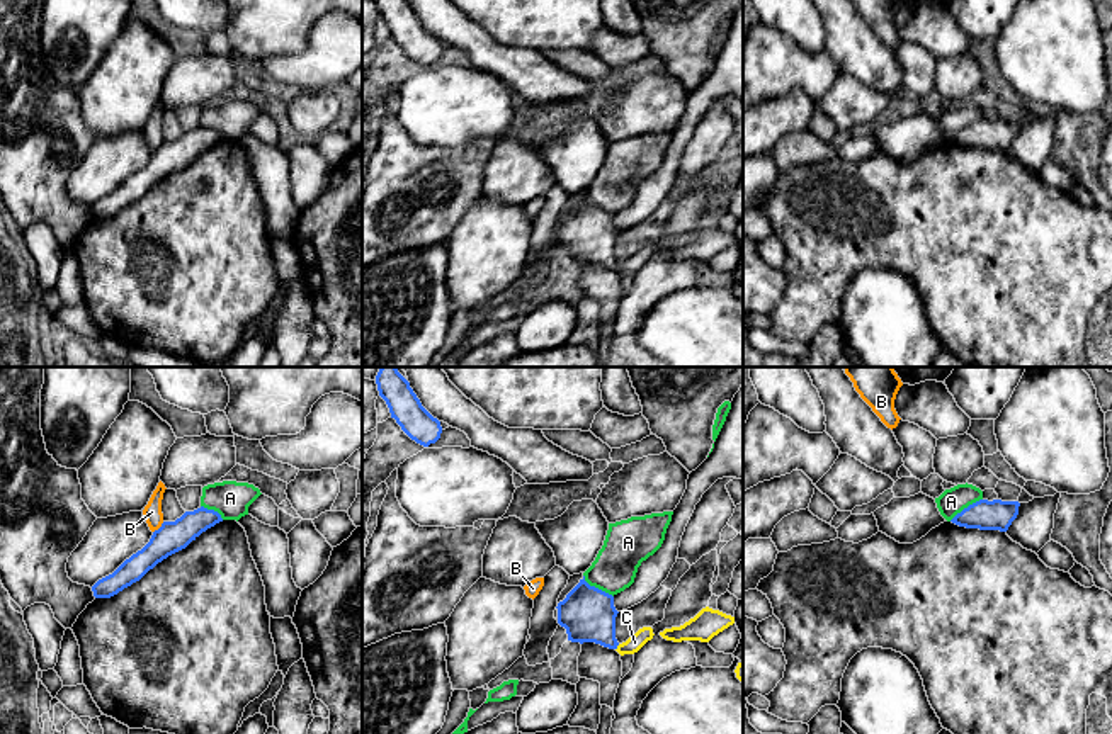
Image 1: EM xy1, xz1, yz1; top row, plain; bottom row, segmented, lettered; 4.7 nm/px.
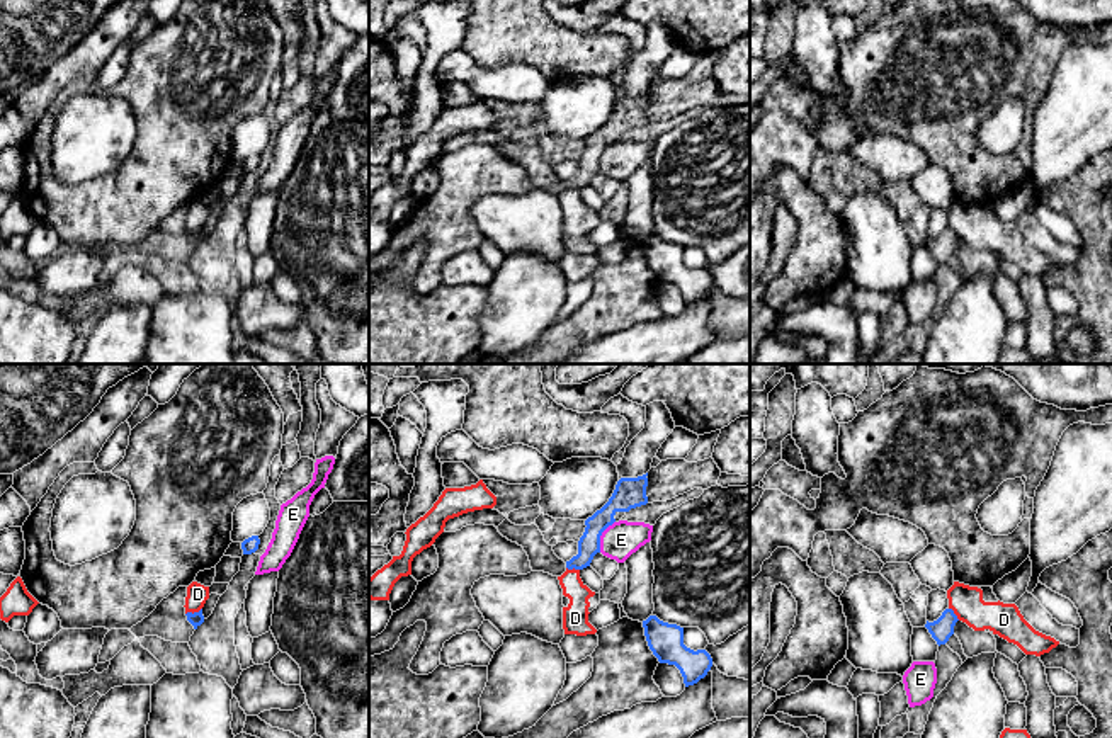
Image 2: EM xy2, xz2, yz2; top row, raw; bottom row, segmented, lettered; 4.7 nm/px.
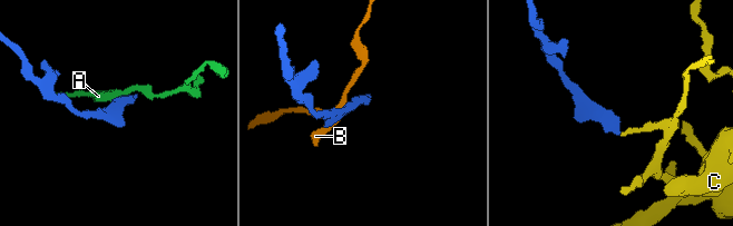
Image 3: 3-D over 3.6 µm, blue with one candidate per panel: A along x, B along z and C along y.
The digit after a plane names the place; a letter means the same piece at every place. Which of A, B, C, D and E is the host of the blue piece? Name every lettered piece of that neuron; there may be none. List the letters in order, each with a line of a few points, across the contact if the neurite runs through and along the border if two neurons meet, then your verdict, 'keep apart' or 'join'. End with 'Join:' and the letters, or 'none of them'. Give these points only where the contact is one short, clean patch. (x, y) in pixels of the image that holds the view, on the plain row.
A: line xz1 (584, 194), (590, 204), (612, 216); keep apart
B: line xy1 (164, 141), (153, 152); keep apart
C: line xz1 (589, 235), (616, 267), (628, 267), (635, 262); join
D: line xy2 (201, 227), (186, 233); keep apart
E: line xz2 (614, 140), (602, 152), (599, 170); keep apart
Join: C

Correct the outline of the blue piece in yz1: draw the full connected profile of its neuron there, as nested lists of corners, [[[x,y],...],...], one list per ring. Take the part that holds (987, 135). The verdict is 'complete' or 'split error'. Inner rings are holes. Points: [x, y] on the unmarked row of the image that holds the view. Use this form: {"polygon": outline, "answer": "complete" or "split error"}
{"polygon": [[[979,119],[957,133],[950,141],[966,148],[1007,151],[1018,134],[1018,126],[1018,121]]], "answer": "complete"}

